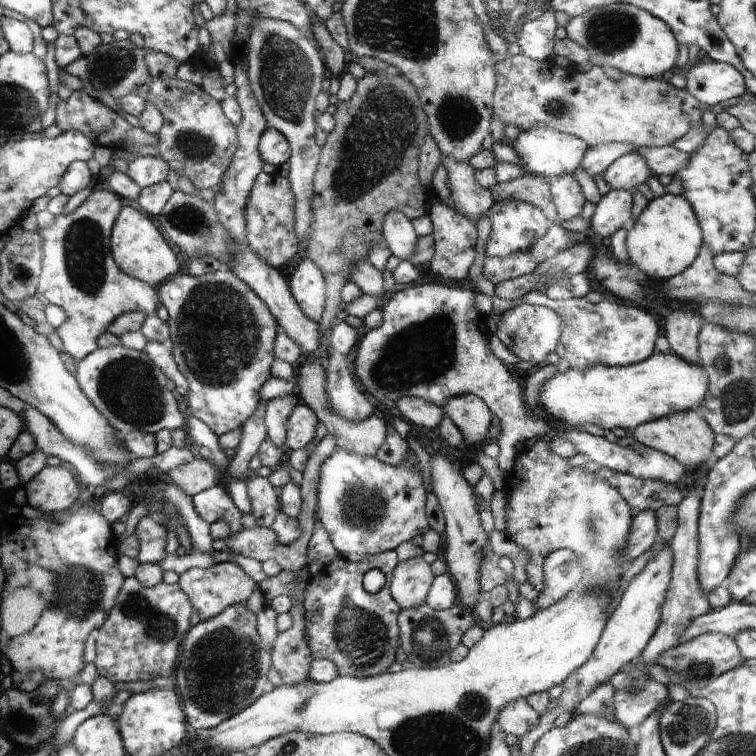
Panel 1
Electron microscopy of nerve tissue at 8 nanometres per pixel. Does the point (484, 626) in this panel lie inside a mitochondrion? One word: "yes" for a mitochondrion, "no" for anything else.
no

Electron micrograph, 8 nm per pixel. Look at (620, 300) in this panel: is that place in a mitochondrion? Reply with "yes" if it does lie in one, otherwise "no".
no

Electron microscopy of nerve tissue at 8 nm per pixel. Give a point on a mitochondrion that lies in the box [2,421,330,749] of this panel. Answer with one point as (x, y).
(222, 667)

